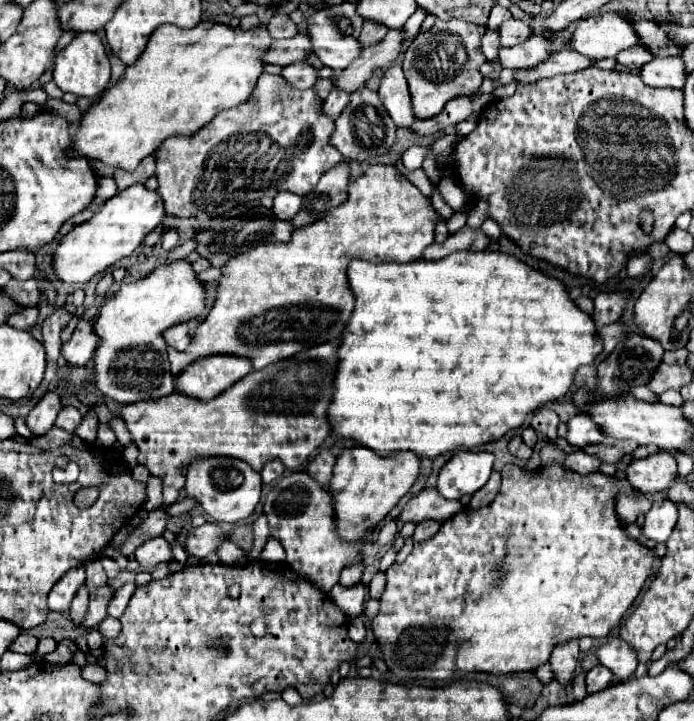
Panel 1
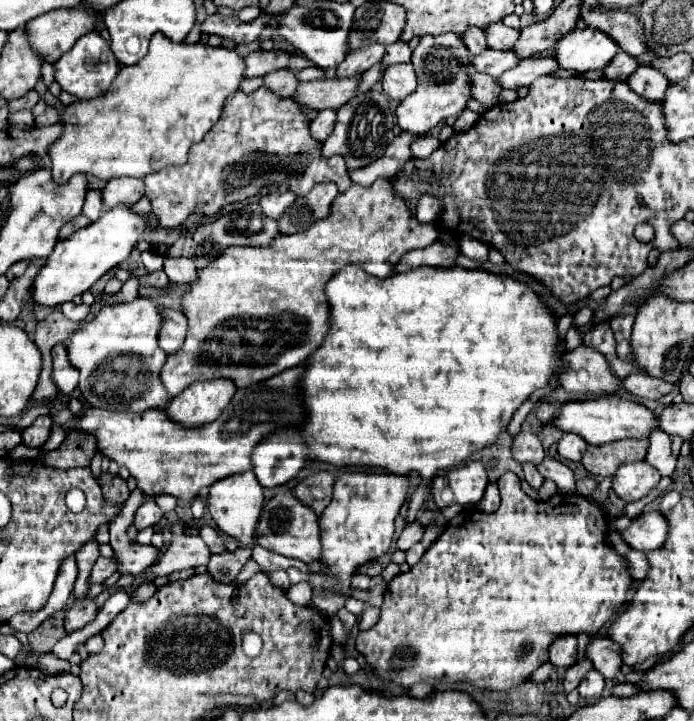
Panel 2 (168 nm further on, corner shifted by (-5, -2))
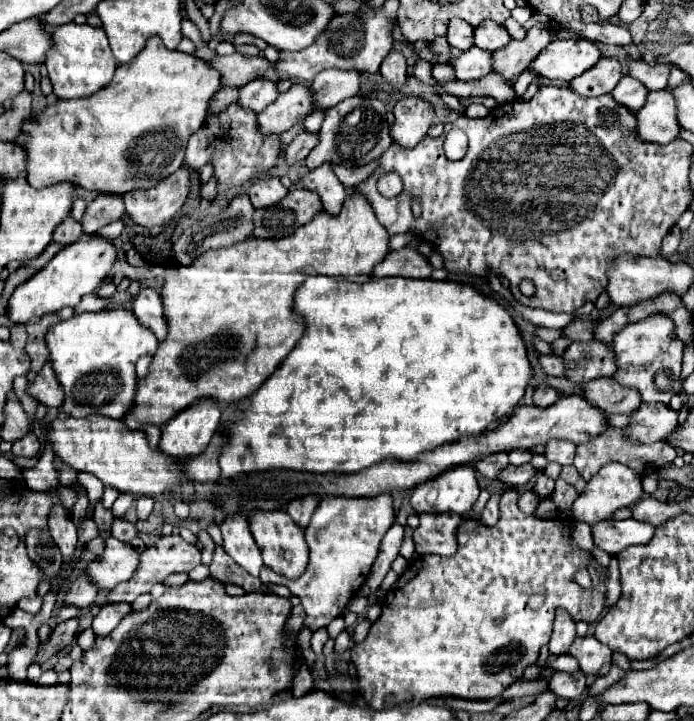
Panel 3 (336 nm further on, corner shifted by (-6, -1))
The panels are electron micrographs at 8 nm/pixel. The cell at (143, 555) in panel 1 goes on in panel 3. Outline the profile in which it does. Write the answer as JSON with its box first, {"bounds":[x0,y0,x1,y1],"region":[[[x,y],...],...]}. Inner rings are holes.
{"bounds":[87,537,139,589],"region":[[[109,537],[103,555],[87,565],[87,575],[99,589],[113,589],[127,581],[139,567],[139,551],[115,537]]]}

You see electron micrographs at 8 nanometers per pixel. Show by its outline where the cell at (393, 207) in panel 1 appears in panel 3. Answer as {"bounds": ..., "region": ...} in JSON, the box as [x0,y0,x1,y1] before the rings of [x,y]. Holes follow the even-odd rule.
{"bounds":[125,191,391,429],"region":[[[357,191],[351,193],[339,215],[329,215],[325,211],[317,213],[311,223],[297,229],[293,235],[283,239],[247,239],[231,247],[209,249],[197,257],[189,267],[179,267],[179,271],[167,271],[165,285],[161,291],[165,317],[169,323],[169,335],[151,361],[145,381],[139,381],[137,403],[125,423],[131,429],[145,429],[147,423],[163,425],[177,411],[193,405],[199,397],[213,397],[223,405],[235,403],[237,399],[253,395],[287,359],[297,341],[305,333],[305,319],[295,319],[295,291],[305,281],[309,273],[291,269],[293,247],[331,247],[331,249],[369,249],[369,273],[377,263],[385,259],[391,251],[389,231],[377,221],[371,203],[365,195]],[[337,233],[349,233],[349,239],[341,241]]]}

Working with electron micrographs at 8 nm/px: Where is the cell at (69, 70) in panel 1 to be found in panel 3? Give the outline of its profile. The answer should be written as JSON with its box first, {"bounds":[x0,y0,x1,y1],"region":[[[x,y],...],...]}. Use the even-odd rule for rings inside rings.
{"bounds":[45,23,117,99],"region":[[[65,23],[55,27],[53,35],[57,35],[57,47],[49,51],[49,59],[45,61],[45,65],[49,71],[49,79],[53,83],[53,93],[59,99],[89,97],[111,83],[117,69],[117,61],[109,49],[109,41],[103,29],[91,27],[87,23]]]}

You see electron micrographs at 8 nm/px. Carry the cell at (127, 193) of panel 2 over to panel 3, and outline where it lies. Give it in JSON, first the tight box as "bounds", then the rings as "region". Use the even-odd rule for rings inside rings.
{"bounds":[81,193,125,233],"region":[[[99,193],[97,199],[87,205],[87,211],[85,211],[81,223],[85,225],[85,233],[97,233],[101,227],[121,219],[123,213],[125,213],[123,195]]]}

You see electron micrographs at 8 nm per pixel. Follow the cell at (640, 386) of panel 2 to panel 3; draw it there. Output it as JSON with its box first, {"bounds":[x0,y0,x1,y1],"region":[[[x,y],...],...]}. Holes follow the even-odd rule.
{"bounds":[581,377,643,413],"region":[[[601,377],[597,381],[585,383],[581,393],[587,399],[593,399],[593,403],[597,403],[597,407],[601,407],[603,411],[609,411],[609,413],[629,413],[643,403],[641,393],[637,389],[625,387],[625,385],[617,383],[617,379],[613,379],[613,377],[607,377],[607,379]]]}

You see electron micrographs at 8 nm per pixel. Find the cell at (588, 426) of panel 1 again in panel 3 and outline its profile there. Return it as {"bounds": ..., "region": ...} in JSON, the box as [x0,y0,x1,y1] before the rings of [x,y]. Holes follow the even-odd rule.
{"bounds":[545,439,577,465],"region":[[[553,439],[545,445],[545,455],[549,461],[555,461],[559,465],[571,465],[573,463],[573,455],[575,455],[577,445],[569,443],[569,441],[561,441],[561,439]]]}

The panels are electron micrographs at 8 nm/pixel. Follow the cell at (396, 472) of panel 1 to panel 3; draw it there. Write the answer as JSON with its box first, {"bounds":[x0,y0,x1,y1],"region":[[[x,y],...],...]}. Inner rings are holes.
{"bounds":[261,493,395,631],"region":[[[381,493],[377,497],[325,497],[315,509],[309,527],[305,529],[305,539],[311,551],[309,565],[305,573],[297,579],[285,579],[277,575],[267,565],[261,567],[261,581],[273,585],[285,585],[293,595],[301,599],[307,619],[305,625],[315,631],[327,627],[335,617],[341,617],[347,609],[349,599],[367,581],[371,565],[377,557],[379,545],[387,529],[395,523],[393,497]]]}

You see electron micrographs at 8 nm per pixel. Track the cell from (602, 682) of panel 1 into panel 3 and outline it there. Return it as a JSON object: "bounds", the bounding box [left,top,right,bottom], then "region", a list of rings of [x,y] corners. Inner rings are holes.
{"bounds":[549,671,587,699],"region":[[[583,671],[577,673],[555,673],[549,681],[549,687],[555,695],[565,699],[579,699],[587,691],[587,679]]]}

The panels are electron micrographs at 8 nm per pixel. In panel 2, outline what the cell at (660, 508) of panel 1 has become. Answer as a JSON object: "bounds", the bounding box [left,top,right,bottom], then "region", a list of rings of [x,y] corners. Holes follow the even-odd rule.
{"bounds":[620,512,668,552],"region":[[[642,512],[626,530],[620,530],[622,540],[640,552],[650,552],[664,544],[668,534],[668,524],[660,512]]]}

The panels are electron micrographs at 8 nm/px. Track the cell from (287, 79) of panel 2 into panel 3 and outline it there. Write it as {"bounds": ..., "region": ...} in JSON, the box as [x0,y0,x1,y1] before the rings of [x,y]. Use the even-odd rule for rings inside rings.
{"bounds":[239,77,277,111],"region":[[[257,77],[253,81],[249,81],[249,85],[245,85],[239,93],[239,103],[253,109],[253,111],[263,111],[269,103],[273,103],[277,99],[277,83],[275,81],[269,81],[269,79],[263,79],[263,77]]]}

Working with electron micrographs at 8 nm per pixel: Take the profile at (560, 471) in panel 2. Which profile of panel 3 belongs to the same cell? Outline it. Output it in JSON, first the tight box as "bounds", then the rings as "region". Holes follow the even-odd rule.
{"bounds":[499,463,537,485],"region":[[[525,463],[525,465],[519,465],[519,467],[515,467],[515,465],[505,467],[501,471],[499,479],[507,485],[525,485],[535,475],[537,475],[537,469],[531,463]]]}

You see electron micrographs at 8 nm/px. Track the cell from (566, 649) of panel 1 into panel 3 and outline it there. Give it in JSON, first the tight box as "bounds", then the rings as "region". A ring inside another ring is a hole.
{"bounds":[549,611,575,657],"region":[[[557,611],[555,623],[553,623],[553,635],[549,641],[549,653],[553,657],[565,655],[575,641],[575,623],[567,611]]]}

